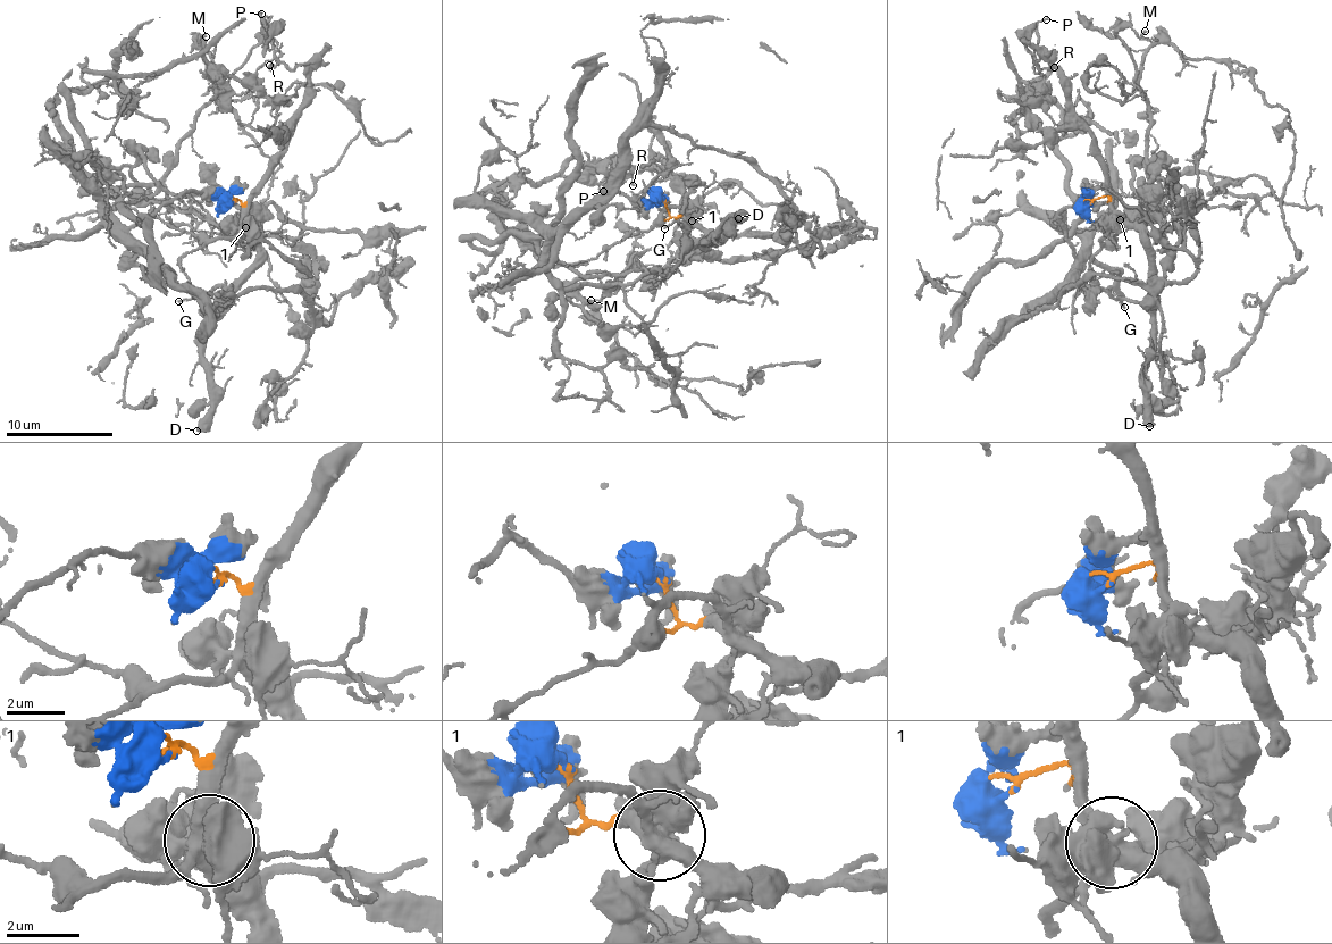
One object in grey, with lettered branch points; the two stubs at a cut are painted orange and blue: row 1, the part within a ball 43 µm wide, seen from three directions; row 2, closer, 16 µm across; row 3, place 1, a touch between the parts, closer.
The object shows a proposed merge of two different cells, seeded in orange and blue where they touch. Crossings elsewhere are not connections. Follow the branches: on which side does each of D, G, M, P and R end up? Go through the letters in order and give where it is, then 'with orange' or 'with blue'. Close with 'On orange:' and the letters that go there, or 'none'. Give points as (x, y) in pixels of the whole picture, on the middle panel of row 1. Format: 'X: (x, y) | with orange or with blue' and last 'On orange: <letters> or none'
D: (738, 218) | with orange
G: (664, 228) | with orange
M: (591, 300) | with blue
P: (603, 191) | with orange
R: (633, 185) | with orange
On orange: D, G, P, R

